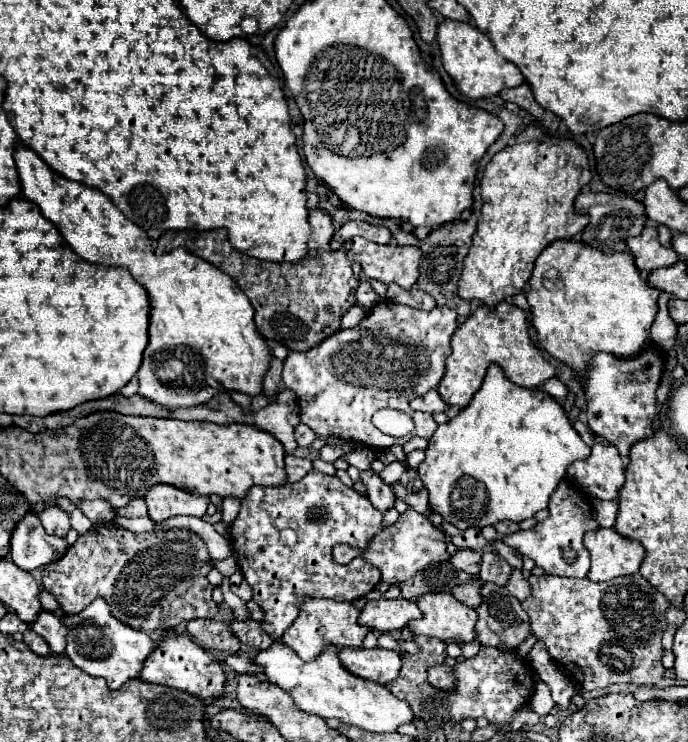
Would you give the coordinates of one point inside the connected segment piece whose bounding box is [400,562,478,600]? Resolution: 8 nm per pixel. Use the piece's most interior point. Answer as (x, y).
(443, 577)

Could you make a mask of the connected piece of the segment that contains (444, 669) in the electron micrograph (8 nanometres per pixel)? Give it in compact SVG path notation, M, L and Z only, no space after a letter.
M436 664L428 668L428 680L436 686L448 692L448 688L452 688L452 668L446 664Z

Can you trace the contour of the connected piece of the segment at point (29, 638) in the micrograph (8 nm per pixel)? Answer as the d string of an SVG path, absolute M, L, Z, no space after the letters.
M26 630L26 632L24 632L24 642L28 644L28 648L30 648L32 652L36 652L36 654L40 654L40 656L50 656L48 644L46 644L46 642L42 640L42 636L38 636L36 632Z

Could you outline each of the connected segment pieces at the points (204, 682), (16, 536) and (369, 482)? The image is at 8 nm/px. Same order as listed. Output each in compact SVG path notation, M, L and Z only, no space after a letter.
M168 632L162 636L154 652L148 654L148 660L140 670L140 680L152 682L152 684L164 684L170 688L180 688L184 692L192 692L194 696L200 696L202 700L222 696L226 686L224 668L214 658L214 654L200 648L190 636L178 634L178 632Z
M30 512L16 524L12 532L10 558L22 570L34 570L64 556L66 548L66 542L46 534L38 514Z
M364 470L360 472L360 482L366 486L366 496L368 500L380 510L388 510L394 506L394 494L392 494L392 488L388 484L382 482L380 474L374 472L374 470Z

